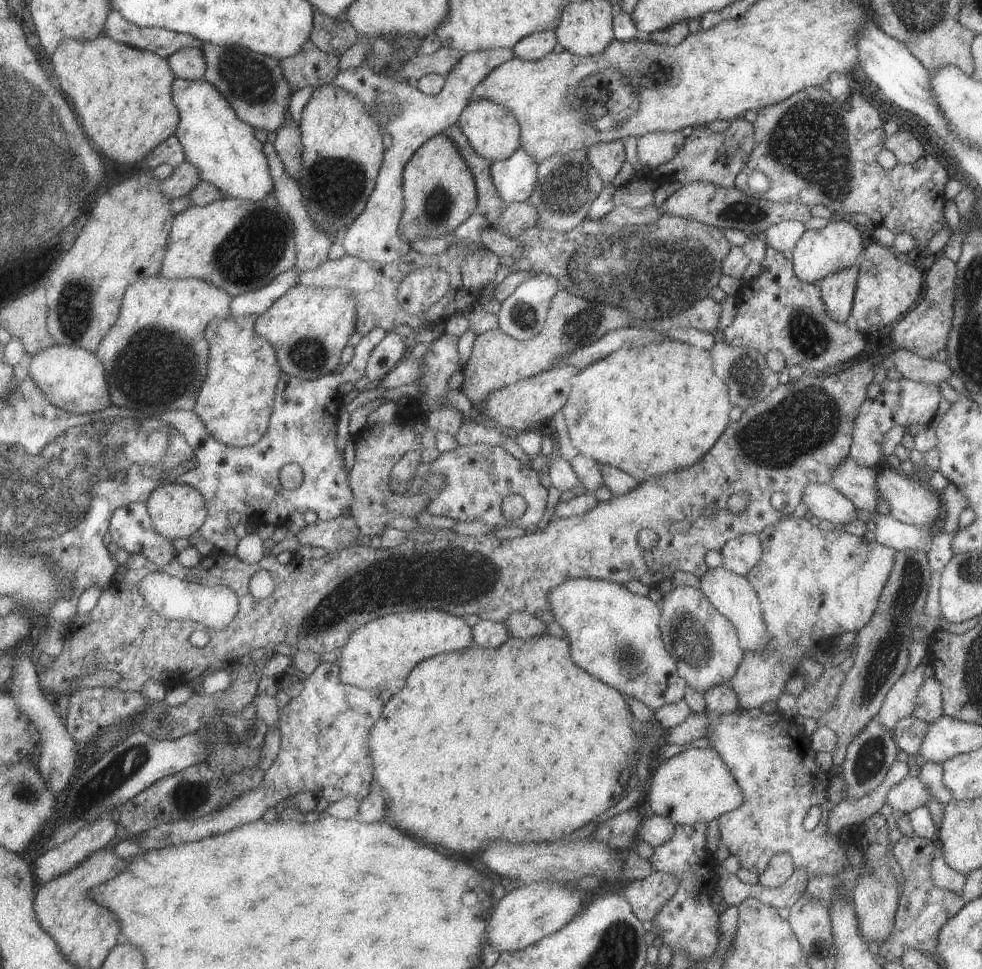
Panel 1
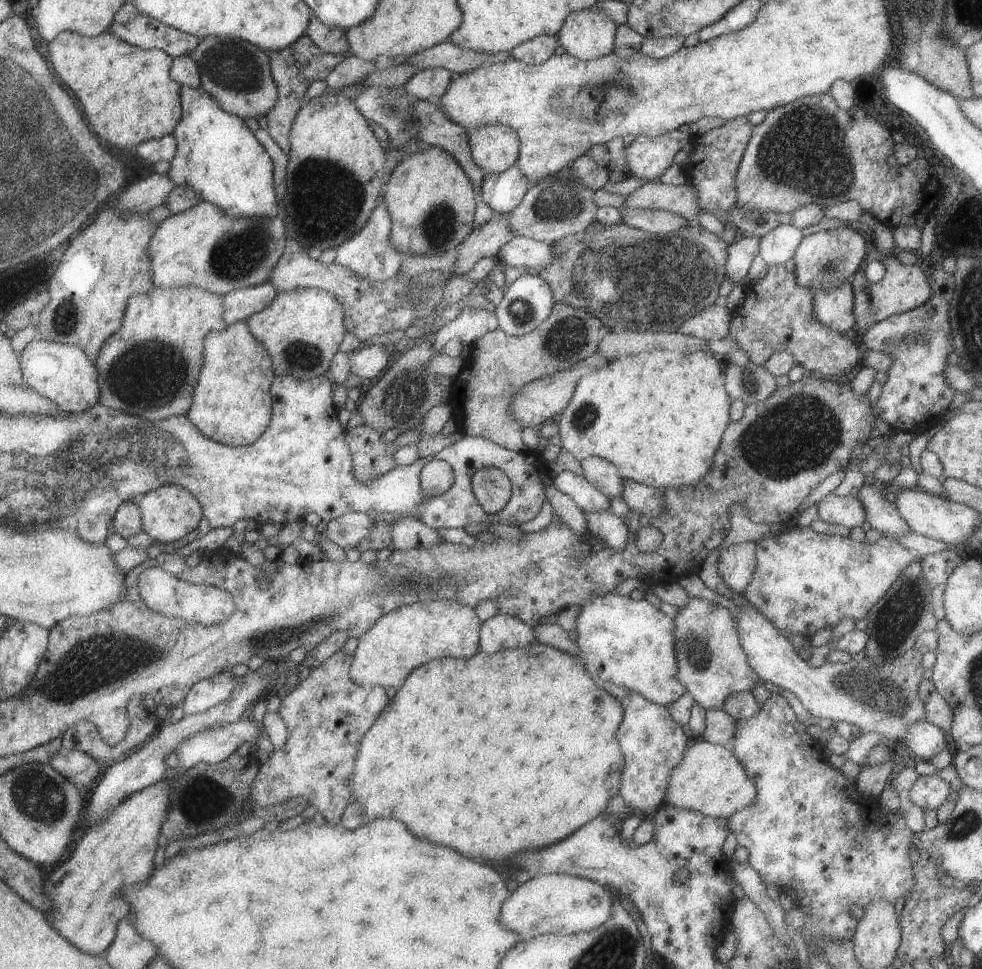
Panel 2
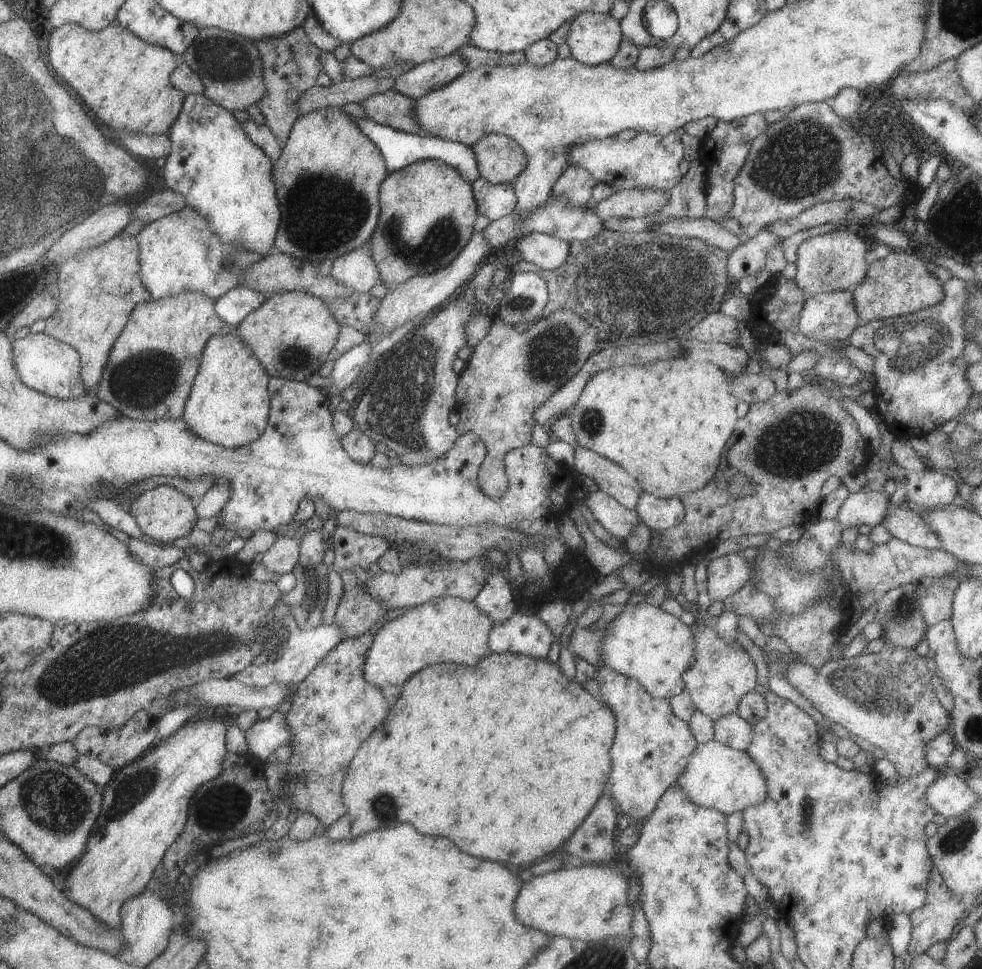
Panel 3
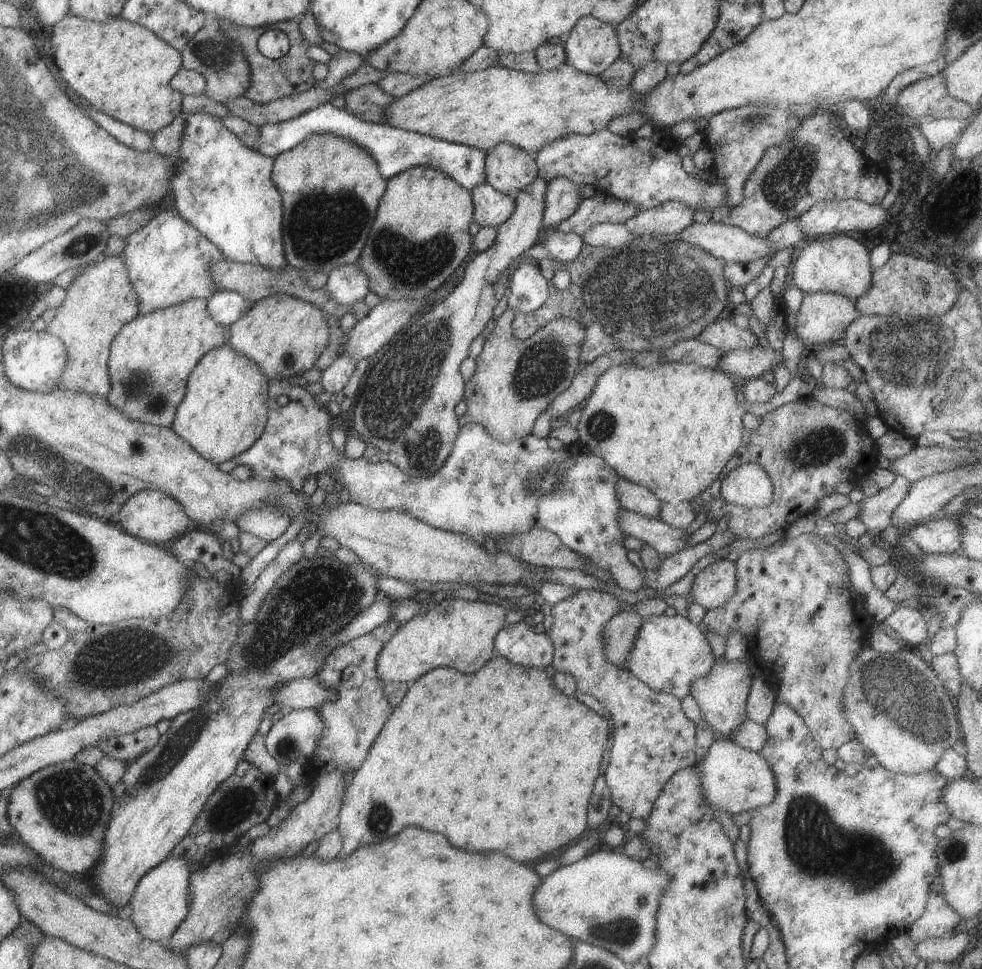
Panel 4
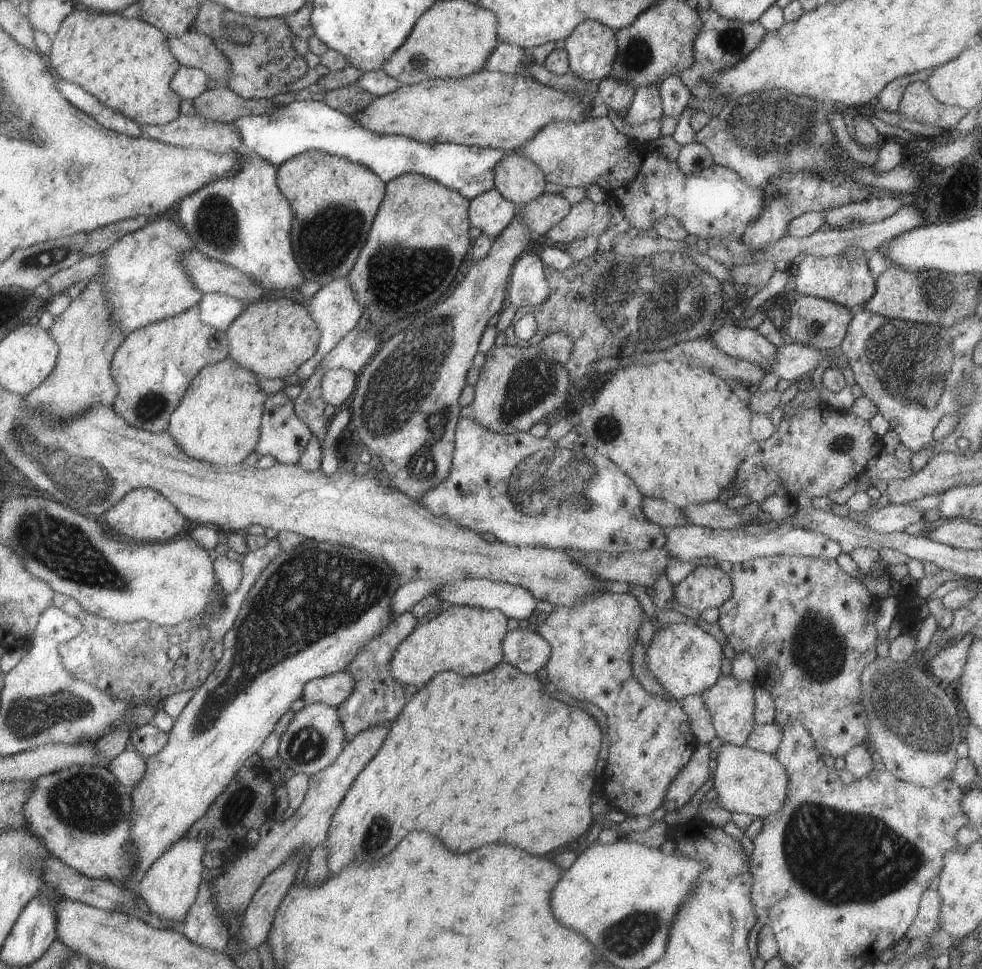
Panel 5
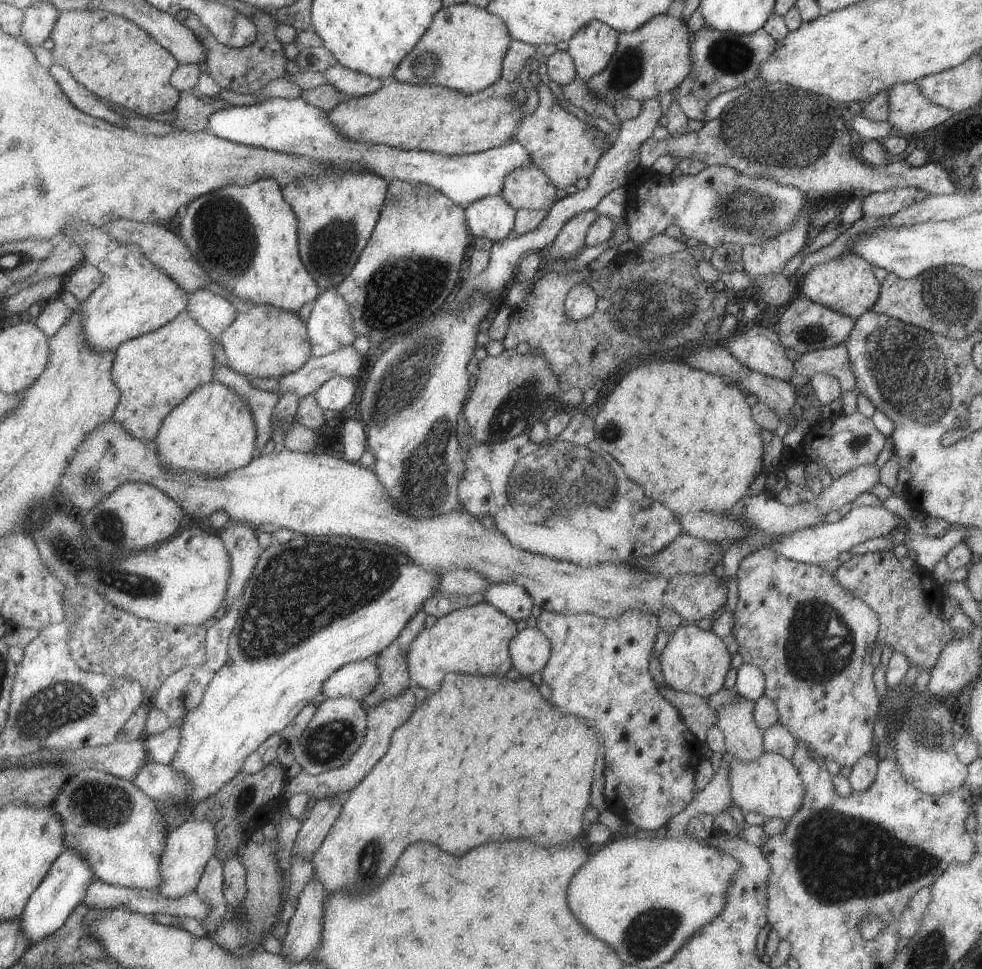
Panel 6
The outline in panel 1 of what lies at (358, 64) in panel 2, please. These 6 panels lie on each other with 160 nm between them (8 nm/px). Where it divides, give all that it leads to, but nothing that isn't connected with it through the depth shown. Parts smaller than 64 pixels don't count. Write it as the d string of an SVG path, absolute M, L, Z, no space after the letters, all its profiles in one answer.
M505 47L464 53L459 62L445 75L442 89L432 97L424 95L414 83L394 81L392 78L375 74L370 67L372 56L366 58L357 69L349 68L335 75L331 85L352 92L378 122L381 130L392 136L391 146L384 152L373 190L367 197L364 209L345 228L341 236L339 243L345 255L362 261L372 260L385 264L397 260L410 249L398 235L399 219L404 207L402 172L405 163L428 138L455 125L475 85L491 70L513 57L513 51Z

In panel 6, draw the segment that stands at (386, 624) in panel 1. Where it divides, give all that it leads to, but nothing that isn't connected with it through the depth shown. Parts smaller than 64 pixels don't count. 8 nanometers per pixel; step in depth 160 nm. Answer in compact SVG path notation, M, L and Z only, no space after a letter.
M481 601L470 607L454 610L438 618L430 628L423 627L411 639L406 654L407 676L414 687L420 686L429 694L439 690L441 679L447 673L477 676L503 675L512 666L508 655L508 644L516 632L515 621L486 602Z

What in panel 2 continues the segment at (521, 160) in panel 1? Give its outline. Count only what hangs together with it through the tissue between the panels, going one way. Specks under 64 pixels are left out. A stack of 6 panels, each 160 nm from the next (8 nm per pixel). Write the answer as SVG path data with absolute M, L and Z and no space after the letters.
M517 163L501 174L485 173L477 200L497 214L508 214L521 202L530 188L527 178L519 172Z

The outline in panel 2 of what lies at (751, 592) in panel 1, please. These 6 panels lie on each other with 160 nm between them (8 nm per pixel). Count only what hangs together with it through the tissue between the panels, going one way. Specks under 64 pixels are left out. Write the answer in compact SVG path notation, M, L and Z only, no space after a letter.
M739 607L739 616L734 618L734 622L741 649L747 656L747 663L759 676L760 681L771 682L781 689L793 693L811 716L830 720L833 725L838 722L846 722L856 726L861 734L875 732L891 748L896 746L898 742L903 742L907 728L913 722L925 721L925 708L923 708L923 702L919 700L919 684L924 669L922 654L916 649L907 650L901 656L897 656L885 664L871 664L865 658L860 662L855 662L852 659L847 663L823 662L821 666L813 668L795 653L793 646L779 634L780 632L774 628L772 622L764 618L763 614L755 607Z

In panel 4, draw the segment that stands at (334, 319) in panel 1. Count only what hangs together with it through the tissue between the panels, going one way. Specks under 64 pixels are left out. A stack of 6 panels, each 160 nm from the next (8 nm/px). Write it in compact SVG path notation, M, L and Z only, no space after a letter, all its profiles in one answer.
M274 294L252 304L228 329L228 345L255 363L269 379L292 380L314 366L329 342L327 315L318 306L284 294Z

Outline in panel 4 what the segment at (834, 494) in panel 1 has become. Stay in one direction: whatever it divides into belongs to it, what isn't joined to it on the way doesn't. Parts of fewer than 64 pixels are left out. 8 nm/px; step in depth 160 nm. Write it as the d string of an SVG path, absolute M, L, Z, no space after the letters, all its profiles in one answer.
M895 474L890 486L879 489L872 496L864 496L857 503L857 517L863 526L878 535L890 524L893 509L903 500L910 482L900 474Z

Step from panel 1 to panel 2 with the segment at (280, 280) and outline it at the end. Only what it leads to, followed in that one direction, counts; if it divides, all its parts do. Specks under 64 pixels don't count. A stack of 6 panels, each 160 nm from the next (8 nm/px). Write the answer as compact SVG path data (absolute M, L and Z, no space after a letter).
M268 282L256 286L233 290L222 297L221 318L226 325L245 321L271 304L276 296L276 290Z

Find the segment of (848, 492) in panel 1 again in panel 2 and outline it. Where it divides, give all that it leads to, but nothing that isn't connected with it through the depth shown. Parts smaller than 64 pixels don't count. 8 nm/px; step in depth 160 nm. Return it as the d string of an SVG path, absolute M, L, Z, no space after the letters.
M863 484L854 498L859 498L863 510L865 510L865 520L875 529L885 536L905 536L911 530L907 522L901 518L894 502L889 502L884 498L886 487L875 484Z

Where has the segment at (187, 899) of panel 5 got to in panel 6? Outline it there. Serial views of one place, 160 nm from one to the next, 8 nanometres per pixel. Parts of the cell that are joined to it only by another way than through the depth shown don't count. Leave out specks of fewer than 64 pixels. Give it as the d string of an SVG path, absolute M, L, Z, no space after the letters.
M193 818L181 823L166 836L166 843L158 860L161 884L155 892L166 899L178 899L195 890L204 871L204 866L212 857L216 847L214 829L208 821L196 821Z

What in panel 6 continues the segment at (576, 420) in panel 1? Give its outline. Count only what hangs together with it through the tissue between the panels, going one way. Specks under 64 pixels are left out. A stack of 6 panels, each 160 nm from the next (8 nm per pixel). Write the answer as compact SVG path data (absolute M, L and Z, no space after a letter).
M657 358L657 360L649 360L649 362L644 362L641 366L633 368L621 379L621 384L611 390L611 393L605 398L602 408L592 418L595 440L601 450L613 456L623 466L627 478L636 482L644 490L647 498L662 504L673 514L686 513L687 511L707 511L721 515L728 512L730 506L733 506L742 496L747 495L748 486L757 474L764 472L762 457L765 445L758 433L760 426L753 420L750 407L745 401L746 394L735 384L725 384L717 375L713 376L713 374L707 374L701 370L691 370L689 366L685 366L681 362L671 362L671 360L663 362L663 358Z

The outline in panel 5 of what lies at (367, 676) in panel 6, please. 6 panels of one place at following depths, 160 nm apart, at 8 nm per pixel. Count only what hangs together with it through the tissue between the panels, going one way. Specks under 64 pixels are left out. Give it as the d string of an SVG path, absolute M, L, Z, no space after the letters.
M346 671L309 680L303 686L301 699L306 704L319 702L337 707L353 692L353 678Z

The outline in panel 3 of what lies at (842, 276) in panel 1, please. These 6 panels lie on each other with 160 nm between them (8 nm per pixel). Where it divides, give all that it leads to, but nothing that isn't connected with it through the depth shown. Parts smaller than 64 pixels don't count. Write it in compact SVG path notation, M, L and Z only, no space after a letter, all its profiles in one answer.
M849 290L807 296L798 316L798 329L803 336L841 345L860 323Z

